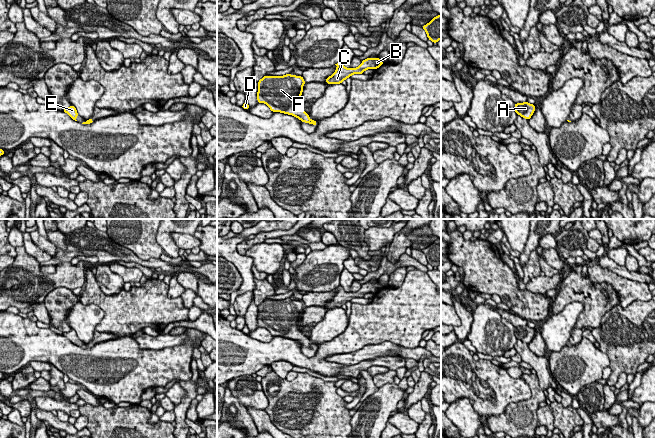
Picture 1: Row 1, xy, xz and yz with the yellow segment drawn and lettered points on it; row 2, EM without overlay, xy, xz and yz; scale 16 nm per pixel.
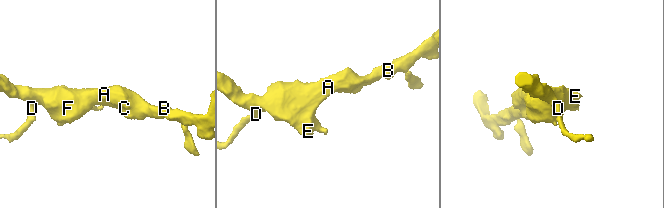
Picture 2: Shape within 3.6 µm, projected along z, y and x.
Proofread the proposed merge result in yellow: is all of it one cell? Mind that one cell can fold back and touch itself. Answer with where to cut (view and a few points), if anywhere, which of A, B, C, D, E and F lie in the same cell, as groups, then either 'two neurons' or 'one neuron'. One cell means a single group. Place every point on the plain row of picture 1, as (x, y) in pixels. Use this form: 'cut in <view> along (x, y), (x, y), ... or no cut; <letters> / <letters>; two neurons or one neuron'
no cut; A B C D E F; one neuron

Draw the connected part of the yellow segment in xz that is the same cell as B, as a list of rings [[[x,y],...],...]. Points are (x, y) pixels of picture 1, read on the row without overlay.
[[[378,281],[374,283],[367,282],[362,284],[362,287],[357,292],[346,292],[341,286],[338,286],[335,288],[337,290],[335,296],[326,302],[325,305],[329,309],[341,308],[344,304],[346,304],[348,301],[351,301],[353,298],[363,298],[367,293],[376,294],[383,288],[384,286],[381,285]]]

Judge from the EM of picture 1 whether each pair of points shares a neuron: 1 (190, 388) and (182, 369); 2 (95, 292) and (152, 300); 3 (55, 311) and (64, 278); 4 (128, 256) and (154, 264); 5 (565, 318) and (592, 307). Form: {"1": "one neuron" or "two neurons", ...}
{"1": "two neurons", "2": "one neuron", "3": "two neurons", "4": "one neuron", "5": "two neurons"}

